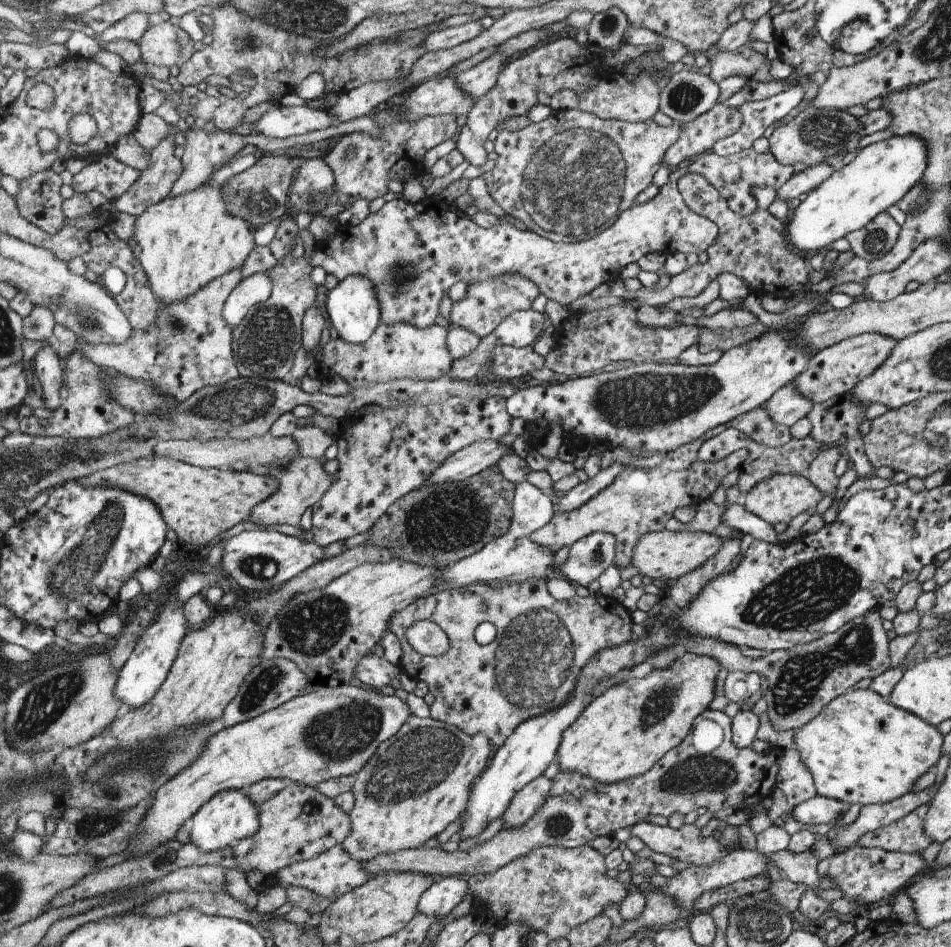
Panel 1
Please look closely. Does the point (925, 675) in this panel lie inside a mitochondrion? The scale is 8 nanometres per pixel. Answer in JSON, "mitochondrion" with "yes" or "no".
{"mitochondrion":"no"}

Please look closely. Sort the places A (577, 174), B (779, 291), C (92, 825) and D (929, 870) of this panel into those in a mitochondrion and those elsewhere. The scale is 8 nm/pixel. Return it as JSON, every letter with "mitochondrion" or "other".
{"A":"mitochondrion","B":"other","C":"mitochondrion","D":"other"}

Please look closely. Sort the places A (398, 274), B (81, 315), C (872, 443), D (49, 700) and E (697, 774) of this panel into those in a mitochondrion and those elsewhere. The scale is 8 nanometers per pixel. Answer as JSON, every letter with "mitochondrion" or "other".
{"A":"mitochondrion","B":"mitochondrion","C":"other","D":"mitochondrion","E":"mitochondrion"}

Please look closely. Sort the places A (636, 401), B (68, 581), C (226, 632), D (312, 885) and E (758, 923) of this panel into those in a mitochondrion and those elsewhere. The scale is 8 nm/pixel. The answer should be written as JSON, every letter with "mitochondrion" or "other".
{"A":"mitochondrion","B":"mitochondrion","C":"other","D":"other","E":"mitochondrion"}

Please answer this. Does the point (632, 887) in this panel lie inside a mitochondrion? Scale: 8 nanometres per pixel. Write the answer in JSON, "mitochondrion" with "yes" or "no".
{"mitochondrion":"no"}

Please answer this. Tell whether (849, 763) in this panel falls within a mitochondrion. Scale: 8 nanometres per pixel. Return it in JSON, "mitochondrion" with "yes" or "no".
{"mitochondrion":"no"}

